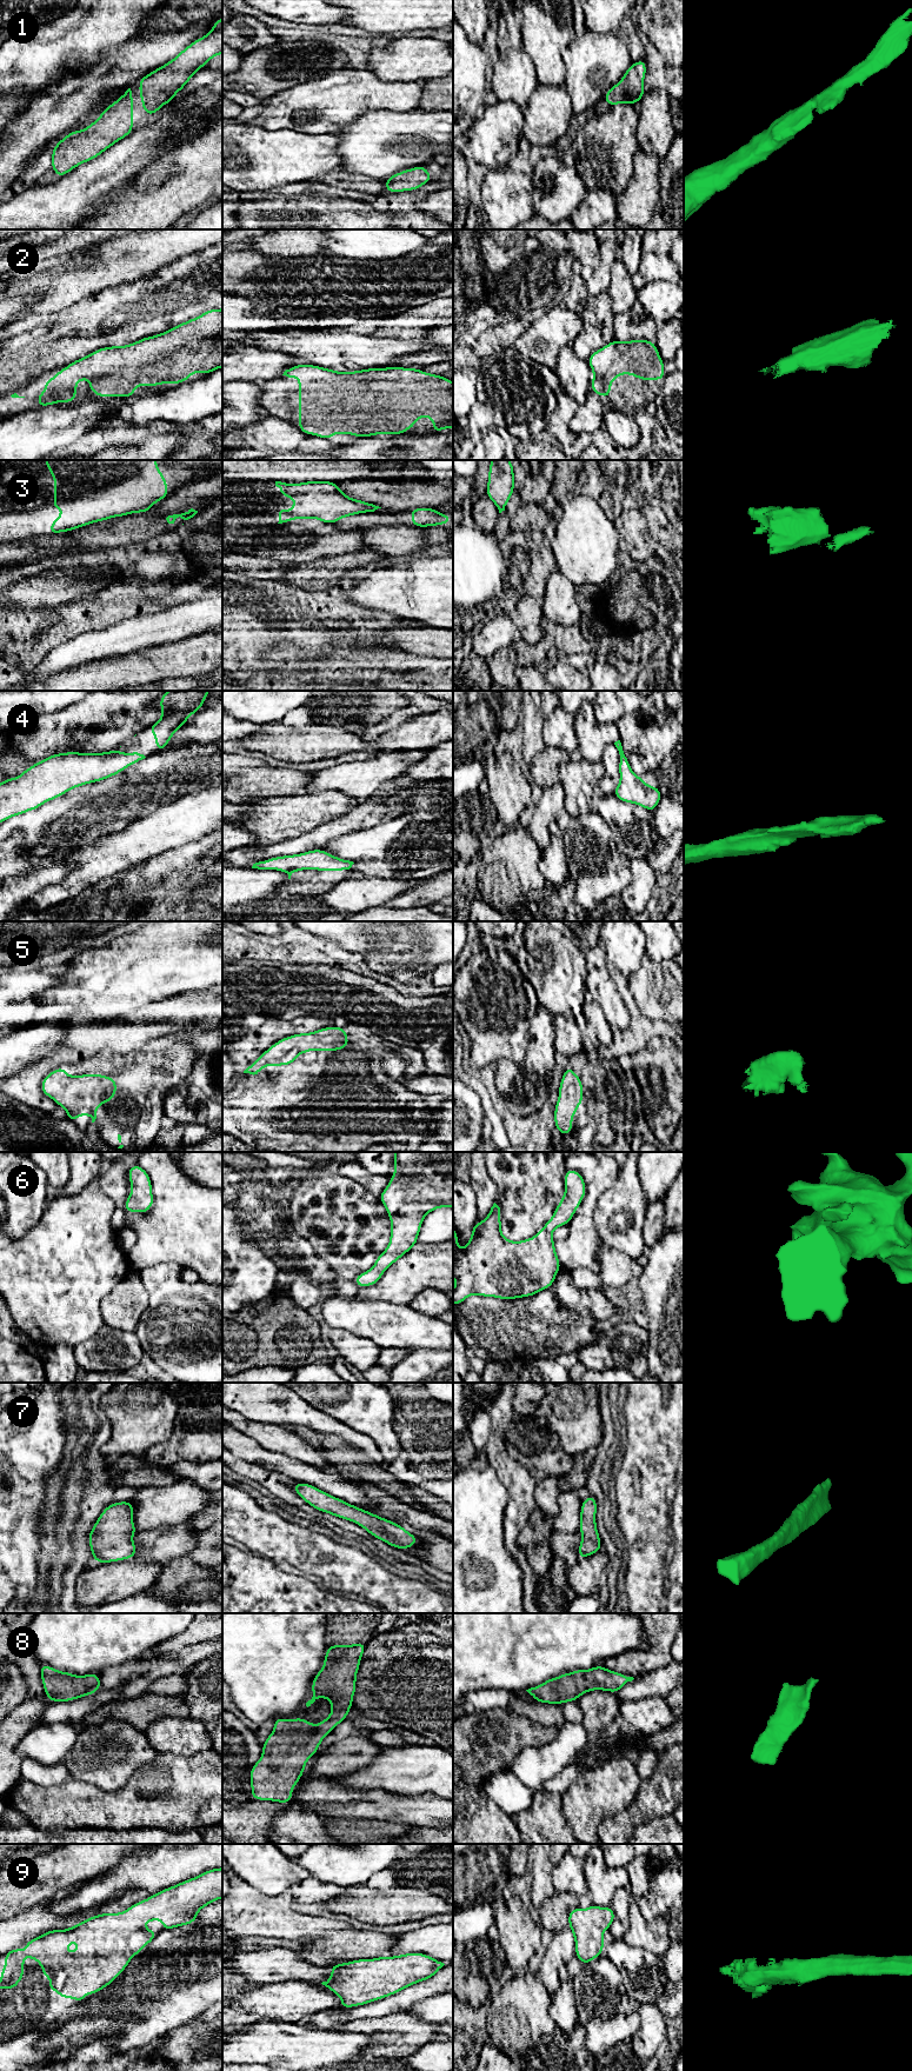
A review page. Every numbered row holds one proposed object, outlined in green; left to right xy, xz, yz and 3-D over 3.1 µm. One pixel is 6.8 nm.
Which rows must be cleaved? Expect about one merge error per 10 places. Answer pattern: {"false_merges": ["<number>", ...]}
{"false_merges": ["3"]}

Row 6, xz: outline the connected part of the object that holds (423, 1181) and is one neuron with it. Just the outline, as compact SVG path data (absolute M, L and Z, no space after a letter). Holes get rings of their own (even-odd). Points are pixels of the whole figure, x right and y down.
M394 1152L394 1170L379 1196L392 1225L390 1244L375 1259L373 1267L353 1279L359 1288L377 1284L384 1272L418 1243L427 1213L439 1207L453 1208L453 1152Z

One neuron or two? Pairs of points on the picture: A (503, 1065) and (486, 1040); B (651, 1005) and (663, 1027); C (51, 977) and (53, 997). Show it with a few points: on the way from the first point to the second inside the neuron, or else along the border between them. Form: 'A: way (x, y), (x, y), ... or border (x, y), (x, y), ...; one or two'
A: border (526, 1053), (519, 1061), (499, 1059), (493, 1065); two
B: border (663, 1018), (653, 1021); two
C: border (58, 970), (62, 981), (41, 991), (34, 1004); two

